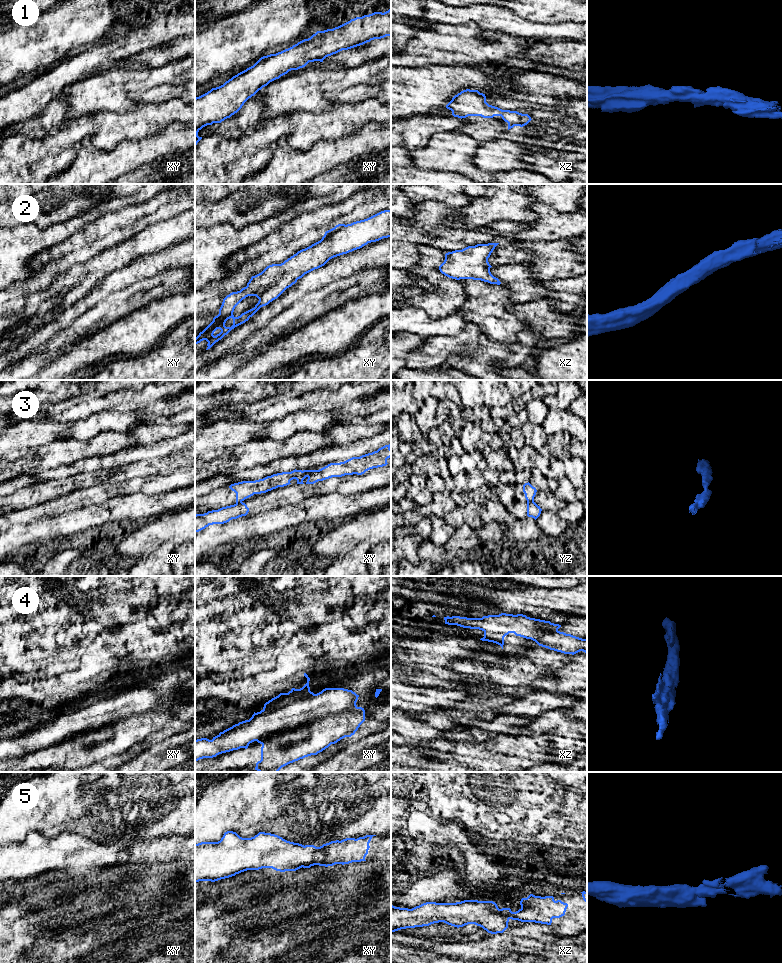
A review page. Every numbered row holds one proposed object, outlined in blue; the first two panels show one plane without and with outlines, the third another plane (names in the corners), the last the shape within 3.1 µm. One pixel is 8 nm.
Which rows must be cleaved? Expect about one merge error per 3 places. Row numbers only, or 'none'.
3

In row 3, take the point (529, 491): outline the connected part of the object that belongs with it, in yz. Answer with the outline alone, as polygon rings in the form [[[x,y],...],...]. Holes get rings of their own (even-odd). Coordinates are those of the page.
[[[529,482],[523,485],[523,492],[525,494],[527,503],[534,501],[534,497],[536,495],[537,490]]]

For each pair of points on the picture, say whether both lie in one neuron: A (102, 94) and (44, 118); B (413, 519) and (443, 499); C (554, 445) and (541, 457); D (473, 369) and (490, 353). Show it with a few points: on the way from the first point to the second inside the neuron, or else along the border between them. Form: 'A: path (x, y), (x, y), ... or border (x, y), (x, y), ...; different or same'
A: border (60, 93), (65, 98), (67, 110), (59, 127); different
B: path (420, 512), (436, 506); same
C: border (543, 451), (551, 456); different
D: path (477, 365), (486, 356); same

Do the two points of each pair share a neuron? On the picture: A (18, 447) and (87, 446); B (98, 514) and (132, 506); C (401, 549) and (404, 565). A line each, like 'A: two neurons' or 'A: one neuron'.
A: two neurons
B: one neuron
C: two neurons

